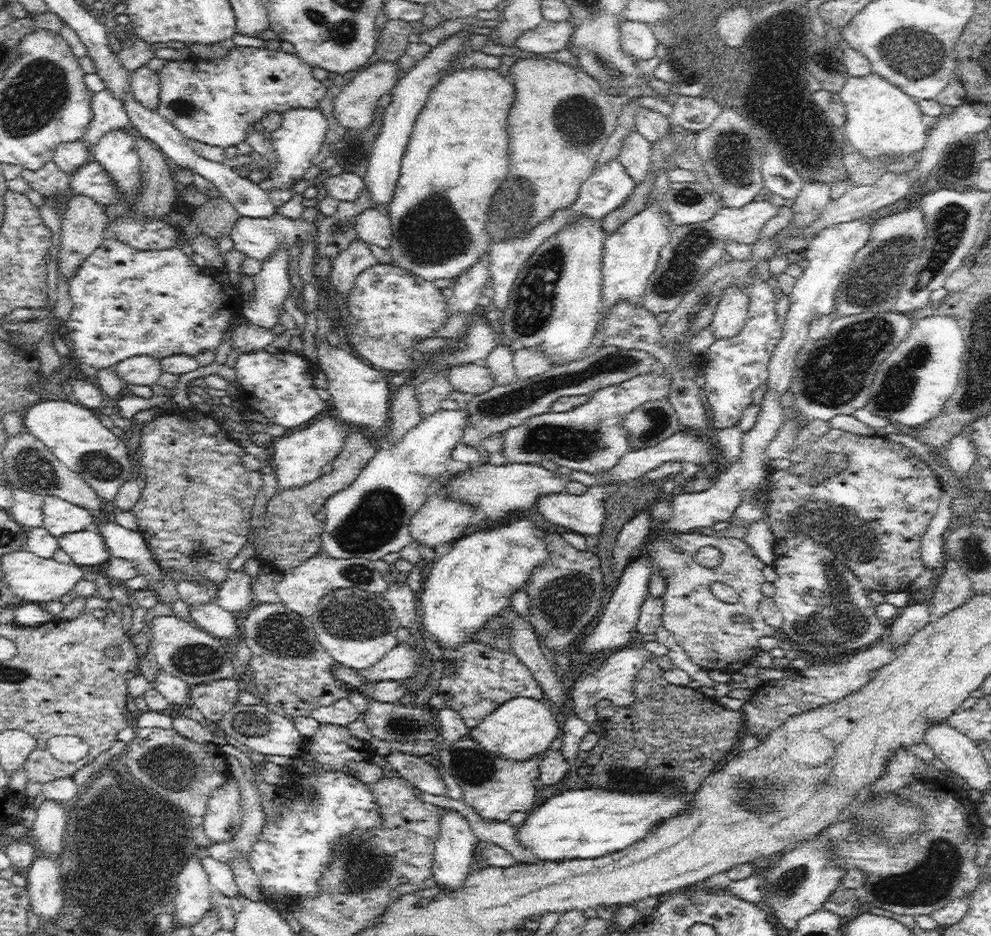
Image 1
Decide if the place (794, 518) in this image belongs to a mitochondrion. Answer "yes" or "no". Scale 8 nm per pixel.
yes

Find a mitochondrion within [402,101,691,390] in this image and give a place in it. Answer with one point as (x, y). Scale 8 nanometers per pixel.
(534, 306)

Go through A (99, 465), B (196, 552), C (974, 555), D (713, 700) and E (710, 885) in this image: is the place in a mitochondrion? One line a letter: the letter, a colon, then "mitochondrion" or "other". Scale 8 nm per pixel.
A: mitochondrion
B: mitochondrion
C: mitochondrion
D: other
E: other

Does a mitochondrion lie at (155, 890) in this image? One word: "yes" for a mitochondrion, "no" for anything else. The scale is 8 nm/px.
yes

